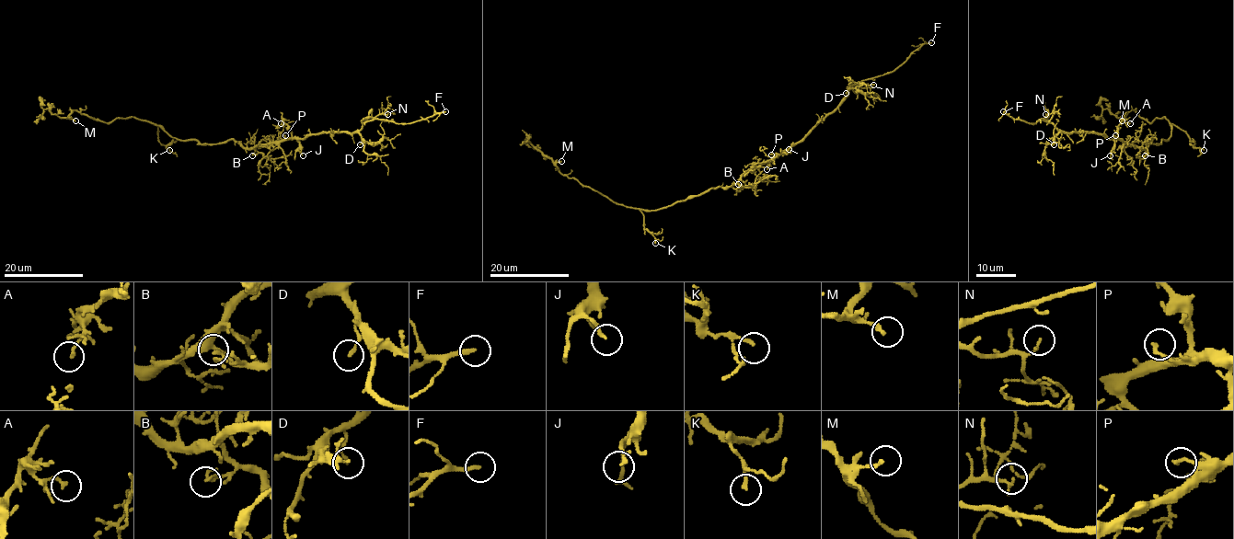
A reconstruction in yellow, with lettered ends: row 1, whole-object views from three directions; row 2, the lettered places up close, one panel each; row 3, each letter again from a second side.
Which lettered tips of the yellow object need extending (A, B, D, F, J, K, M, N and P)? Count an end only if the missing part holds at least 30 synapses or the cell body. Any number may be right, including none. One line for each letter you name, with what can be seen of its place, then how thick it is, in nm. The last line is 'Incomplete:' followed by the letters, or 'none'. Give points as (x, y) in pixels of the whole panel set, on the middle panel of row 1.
F: at (931, 42); 200 nm thick
Incomplete: F

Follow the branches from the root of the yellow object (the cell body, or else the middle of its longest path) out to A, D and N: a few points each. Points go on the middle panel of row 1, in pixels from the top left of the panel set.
A: (731, 186), (744, 173), (777, 157), (769, 161), (766, 169)
D: (731, 186), (744, 173), (770, 162), (798, 143), (837, 107), (846, 93)
N: (731, 186), (744, 173), (770, 162), (798, 143), (837, 107), (847, 95), (849, 86), (871, 88), (873, 85)

